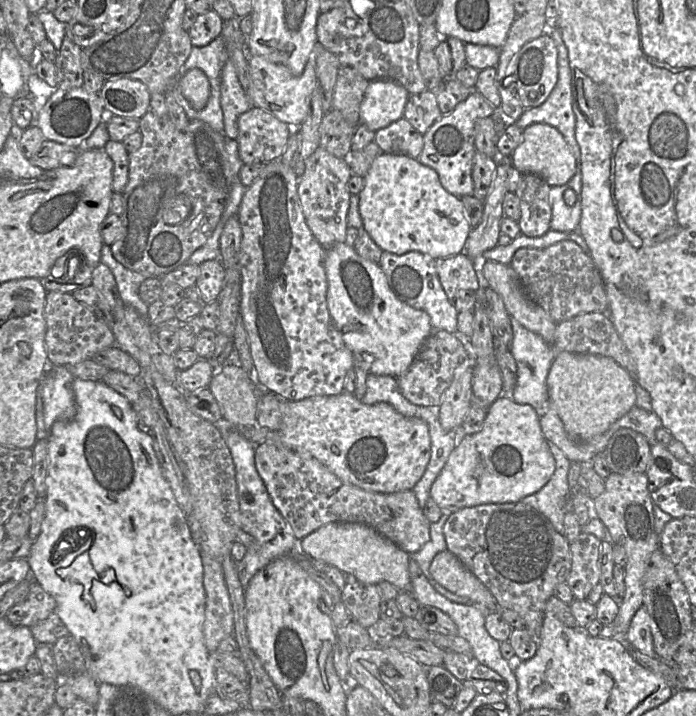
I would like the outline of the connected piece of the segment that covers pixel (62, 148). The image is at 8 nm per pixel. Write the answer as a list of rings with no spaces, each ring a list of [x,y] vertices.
[[[44,139],[39,150],[29,160],[44,170],[68,167],[74,164],[82,149]]]

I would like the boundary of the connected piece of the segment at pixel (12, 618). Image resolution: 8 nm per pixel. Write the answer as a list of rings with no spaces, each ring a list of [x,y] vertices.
[[[31,579],[26,599],[9,609],[5,618],[13,625],[32,627],[56,612],[56,601]]]

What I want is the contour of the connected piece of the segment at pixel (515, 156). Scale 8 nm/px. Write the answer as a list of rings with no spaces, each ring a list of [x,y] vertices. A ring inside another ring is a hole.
[[[534,123],[522,131],[522,140],[511,155],[512,165],[521,174],[533,173],[544,179],[550,187],[568,183],[575,174],[575,158],[563,135],[554,127],[544,123]]]

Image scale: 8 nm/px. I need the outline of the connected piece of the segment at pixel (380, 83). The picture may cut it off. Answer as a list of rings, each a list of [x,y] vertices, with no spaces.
[[[390,79],[371,80],[360,105],[360,123],[377,131],[403,117],[409,93]]]

